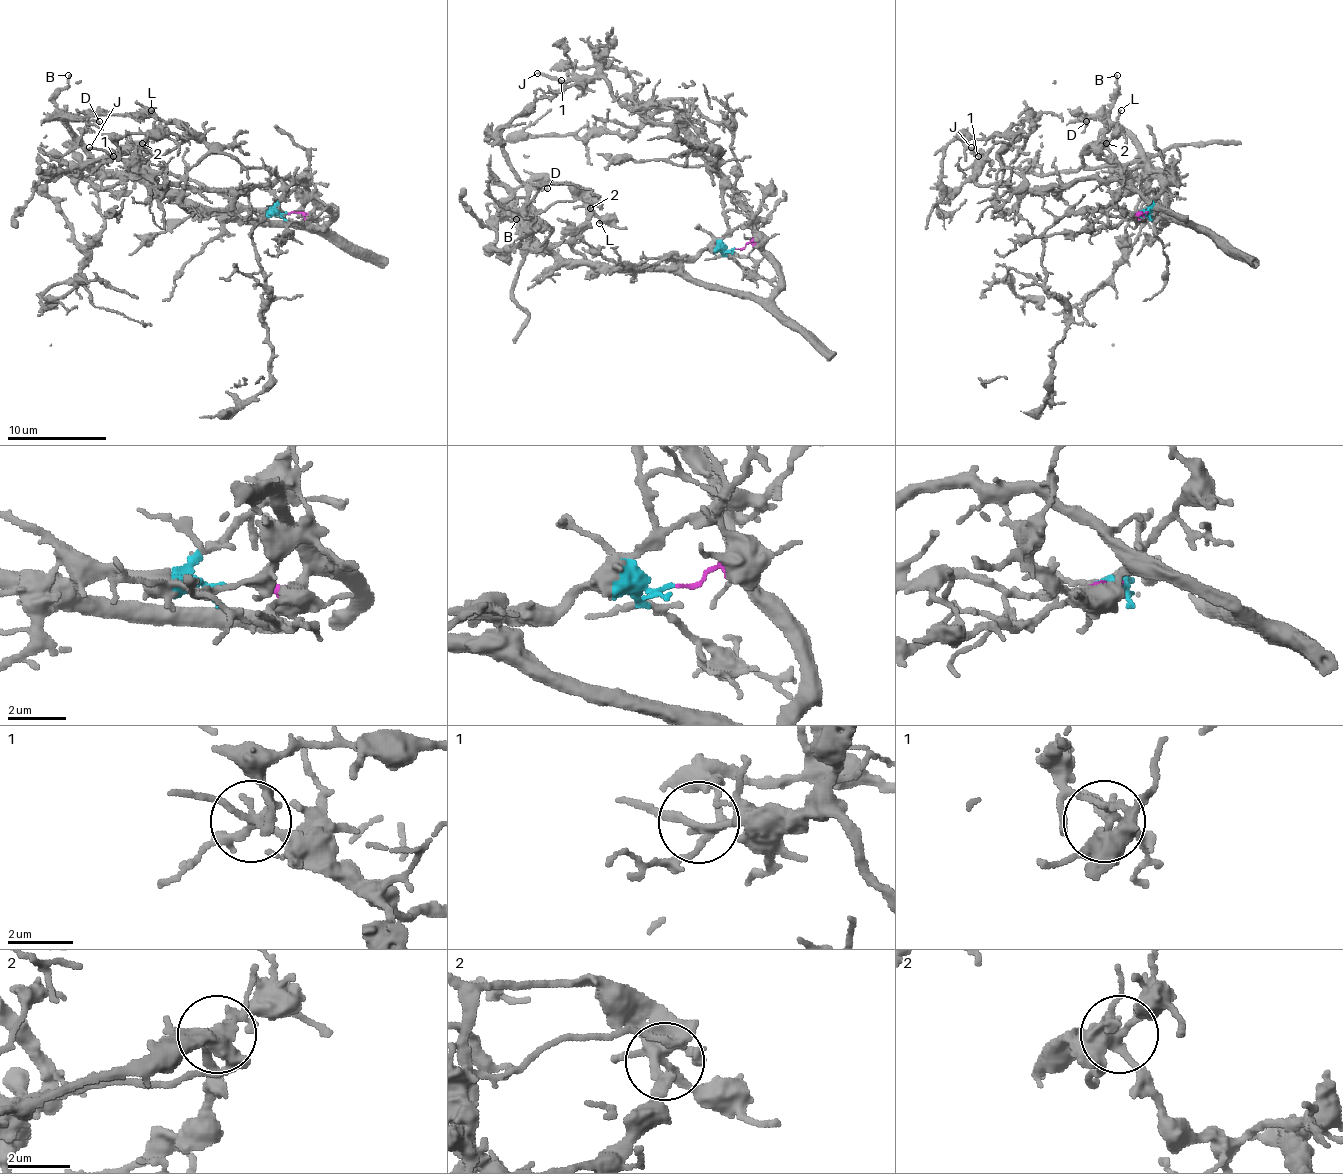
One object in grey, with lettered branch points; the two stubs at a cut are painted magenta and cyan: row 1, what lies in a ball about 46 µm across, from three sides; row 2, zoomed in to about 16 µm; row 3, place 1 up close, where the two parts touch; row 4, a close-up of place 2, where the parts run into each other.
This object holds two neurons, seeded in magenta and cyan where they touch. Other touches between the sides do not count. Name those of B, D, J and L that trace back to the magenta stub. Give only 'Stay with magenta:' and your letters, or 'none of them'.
Stay with magenta: B, D, J

